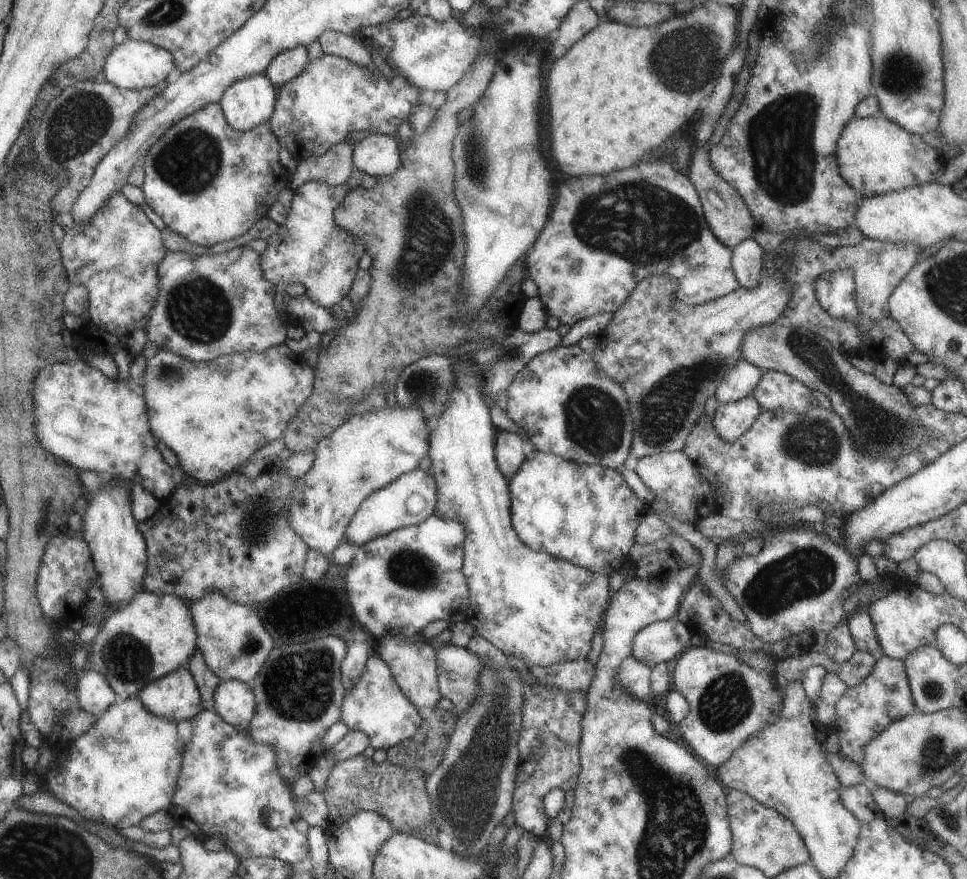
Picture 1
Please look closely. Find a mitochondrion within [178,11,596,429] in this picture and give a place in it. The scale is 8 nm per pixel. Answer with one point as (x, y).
(428, 231)

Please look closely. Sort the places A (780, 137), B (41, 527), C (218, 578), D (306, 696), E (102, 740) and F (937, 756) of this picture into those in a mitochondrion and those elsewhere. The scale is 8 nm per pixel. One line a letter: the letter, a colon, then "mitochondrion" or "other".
A: mitochondrion
B: mitochondrion
C: other
D: mitochondrion
E: mitochondrion
F: mitochondrion

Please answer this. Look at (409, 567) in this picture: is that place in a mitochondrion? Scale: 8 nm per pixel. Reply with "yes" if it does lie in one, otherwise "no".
yes

